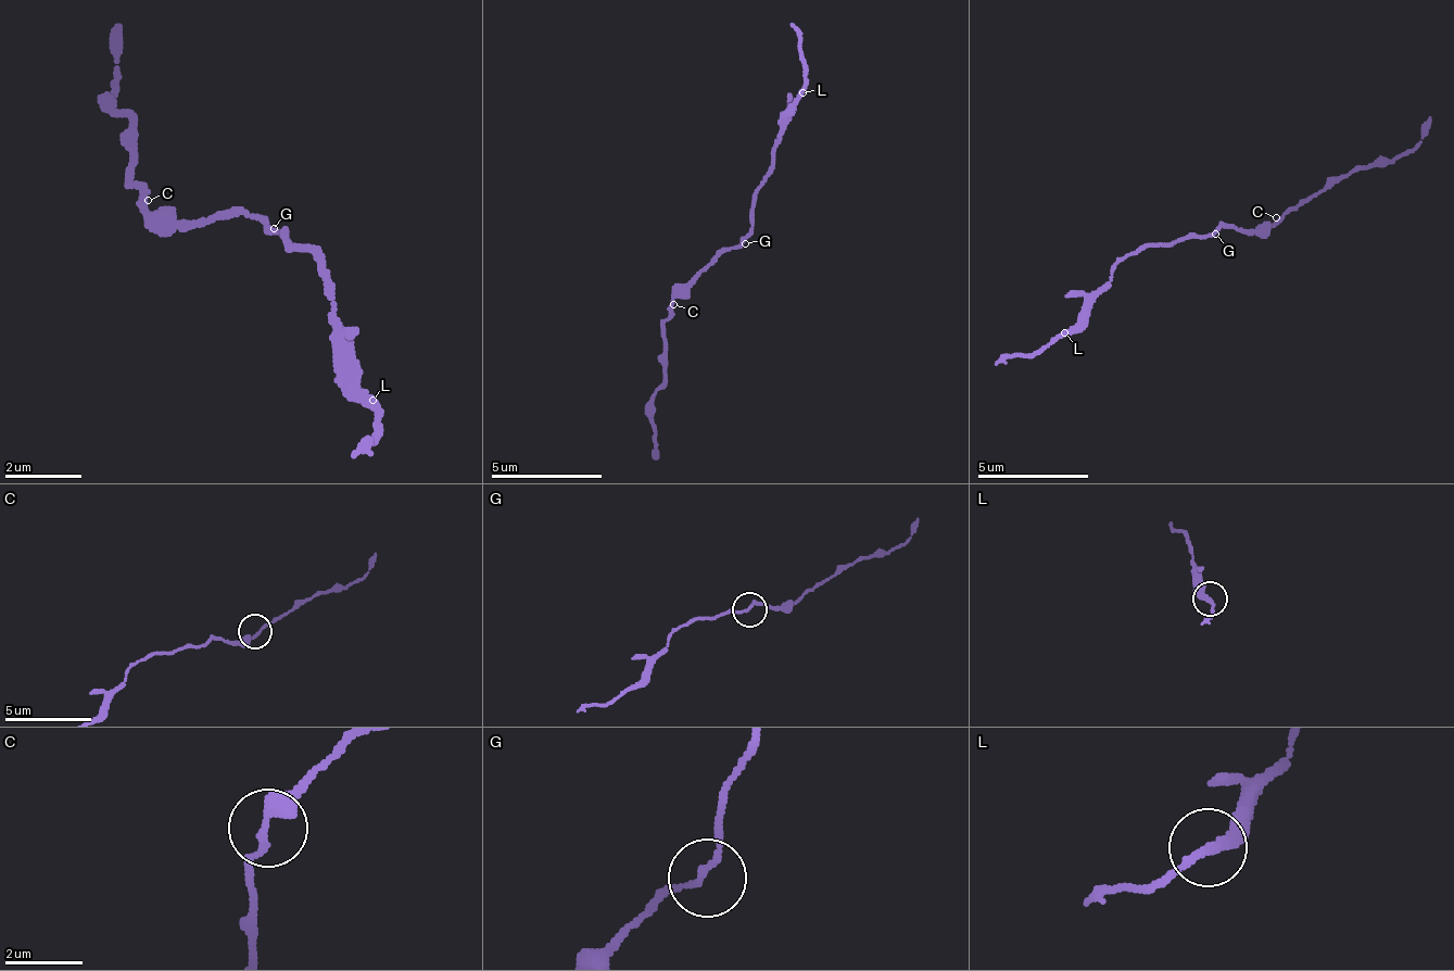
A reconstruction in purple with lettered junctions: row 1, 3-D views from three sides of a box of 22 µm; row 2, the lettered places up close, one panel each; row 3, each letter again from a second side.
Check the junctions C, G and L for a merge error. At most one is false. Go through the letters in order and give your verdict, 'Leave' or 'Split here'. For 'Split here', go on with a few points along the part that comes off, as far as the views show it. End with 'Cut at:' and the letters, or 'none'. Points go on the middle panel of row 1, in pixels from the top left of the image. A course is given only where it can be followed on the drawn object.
C: Leave
G: Leave
L: Split here. Course of the part to remove: (800, 93), (806, 61), (789, 22)
Cut at: L

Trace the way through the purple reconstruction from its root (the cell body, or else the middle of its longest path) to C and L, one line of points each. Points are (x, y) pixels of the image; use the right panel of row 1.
C: (1210, 234), (1215, 228), (1265, 228), (1276, 217)
L: (1210, 234), (1149, 244), (1127, 256), (1110, 273), (1110, 284), (1094, 305), (1065, 333)

